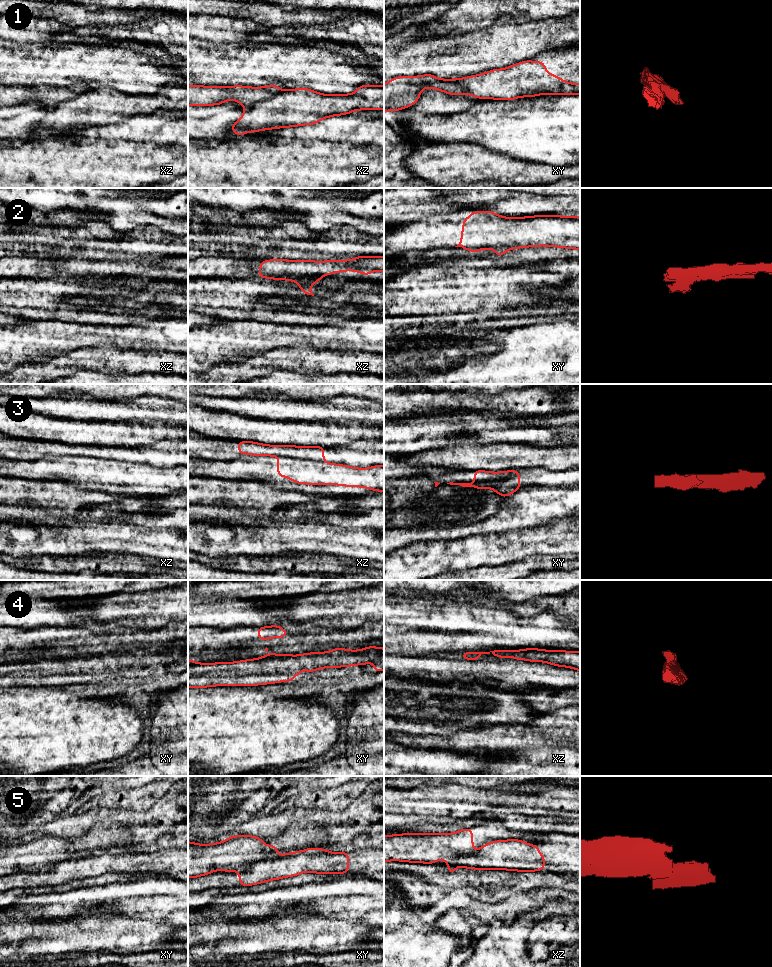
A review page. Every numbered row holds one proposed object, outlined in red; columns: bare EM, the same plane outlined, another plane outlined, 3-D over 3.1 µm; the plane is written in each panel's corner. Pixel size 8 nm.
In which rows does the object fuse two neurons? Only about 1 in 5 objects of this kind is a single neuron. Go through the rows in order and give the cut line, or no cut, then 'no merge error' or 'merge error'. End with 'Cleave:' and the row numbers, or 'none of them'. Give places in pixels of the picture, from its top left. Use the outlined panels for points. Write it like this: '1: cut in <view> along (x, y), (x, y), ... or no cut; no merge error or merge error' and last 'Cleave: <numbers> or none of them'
1: cut in xz along (280, 90), (265, 99), (255, 102), (246, 109); merge error
2: cut in xz along (316, 277), (305, 275), (287, 279); merge error
3: cut in xz along (280, 457), (322, 461); merge error
4: cut in xy along (286, 655), (292, 655); merge error
5: cut in xy along (276, 854), (270, 858), (262, 858), (255, 861), (246, 869); merge error
Cleave: 1, 2, 3, 4, 5

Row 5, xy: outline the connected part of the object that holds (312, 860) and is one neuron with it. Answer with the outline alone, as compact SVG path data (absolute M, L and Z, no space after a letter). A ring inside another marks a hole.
M308 848L298 852L292 852L265 858L253 863L245 872L239 872L239 886L250 886L259 883L265 883L270 880L292 877L301 873L320 873L320 874L344 874L349 872L349 853L348 852L330 852L322 848Z

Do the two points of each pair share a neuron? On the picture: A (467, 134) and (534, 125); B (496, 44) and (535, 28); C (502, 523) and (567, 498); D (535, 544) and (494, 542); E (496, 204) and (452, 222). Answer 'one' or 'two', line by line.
A: one
B: one
C: one
D: one
E: two

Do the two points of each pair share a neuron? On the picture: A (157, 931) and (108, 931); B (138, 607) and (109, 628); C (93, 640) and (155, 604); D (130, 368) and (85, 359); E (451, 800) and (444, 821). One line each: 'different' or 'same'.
A: same
B: different
C: different
D: same
E: different

